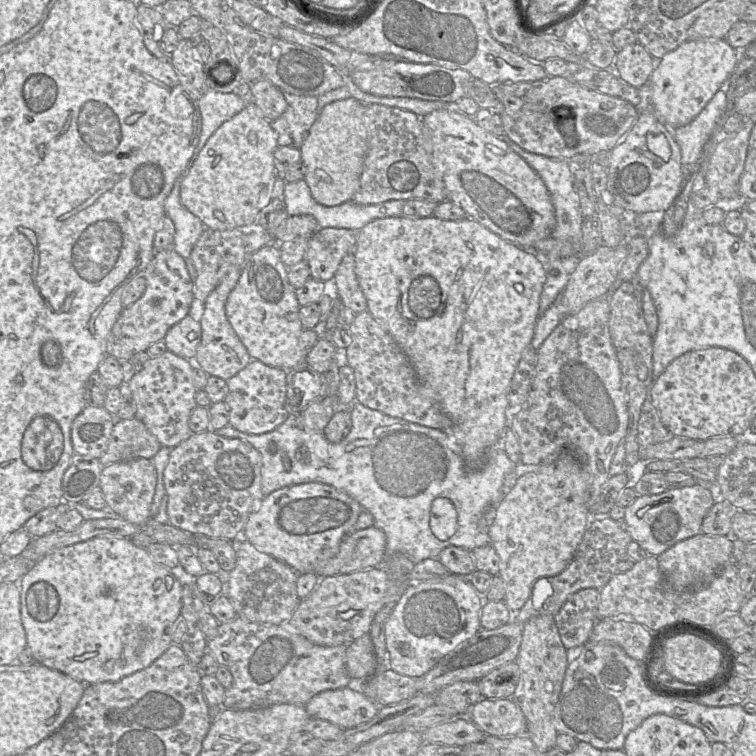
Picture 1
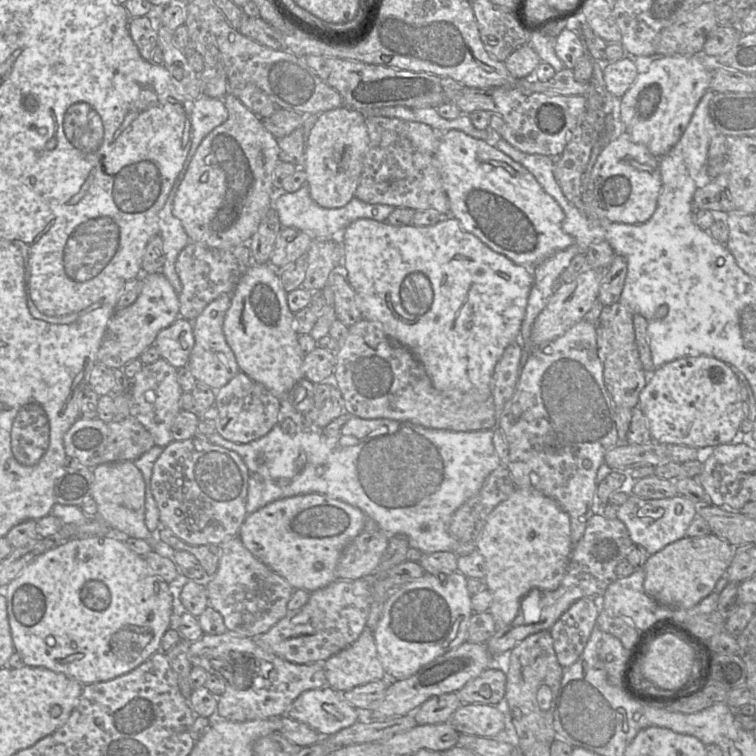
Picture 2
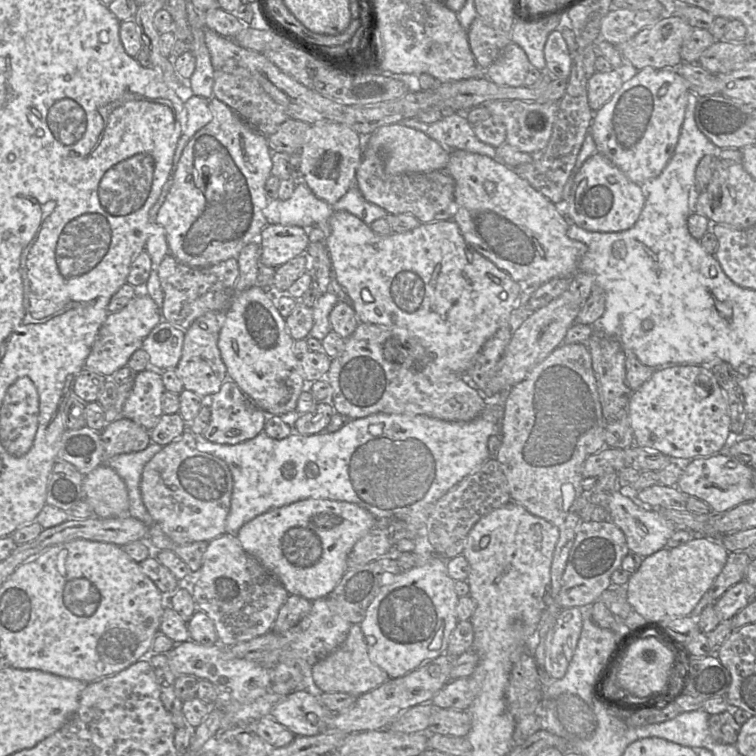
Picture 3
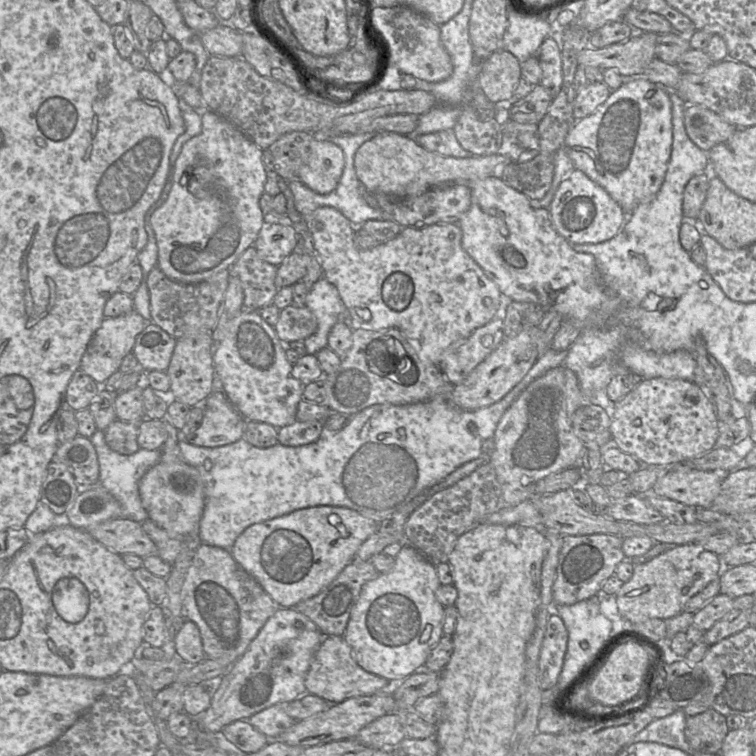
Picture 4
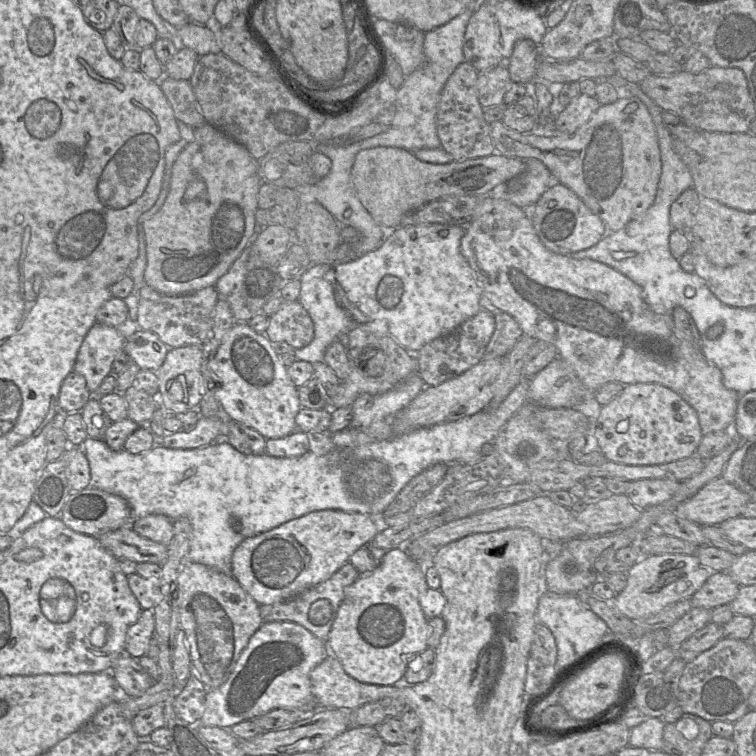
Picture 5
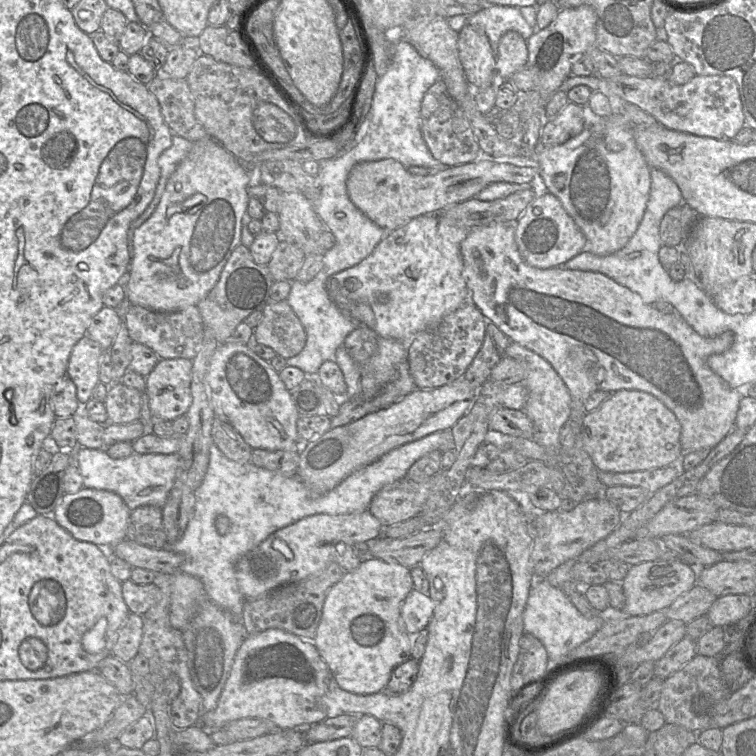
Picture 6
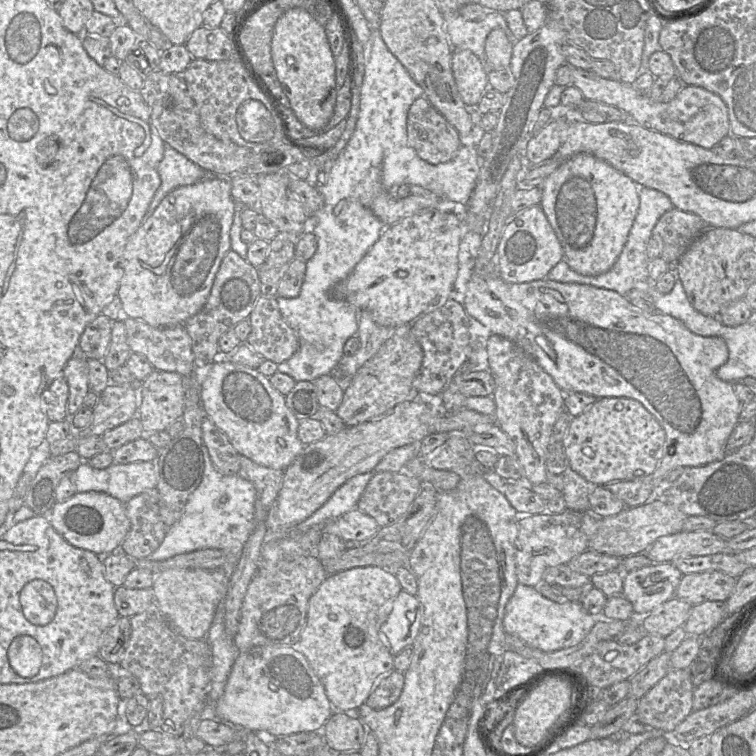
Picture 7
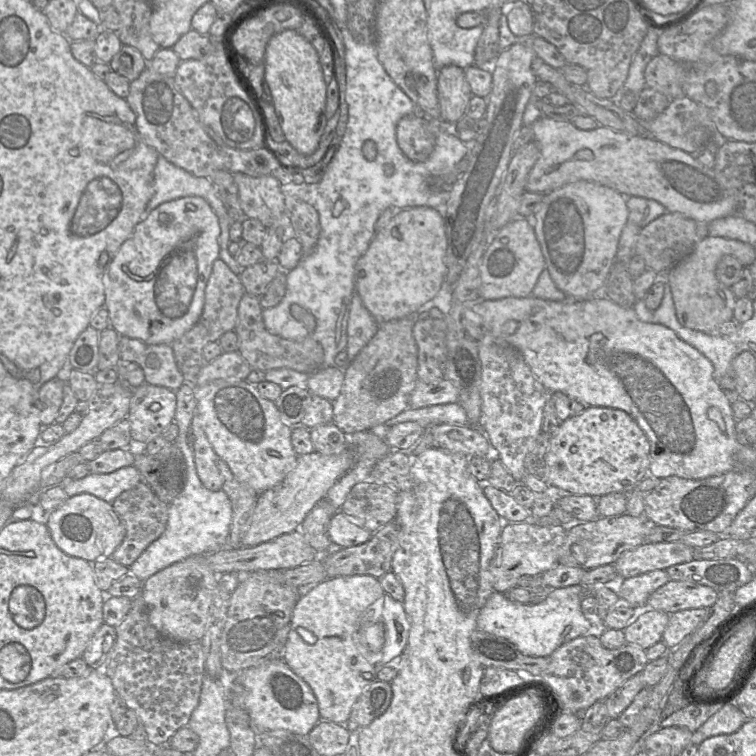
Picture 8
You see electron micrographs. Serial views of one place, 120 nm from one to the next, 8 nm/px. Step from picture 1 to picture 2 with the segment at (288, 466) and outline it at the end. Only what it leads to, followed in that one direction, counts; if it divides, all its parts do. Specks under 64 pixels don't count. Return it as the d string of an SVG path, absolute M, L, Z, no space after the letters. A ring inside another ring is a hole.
M351 415L343 424L339 433L333 437L325 436L320 429L299 430L299 432L296 432L294 435L288 435L283 432L279 424L275 424L264 436L243 444L228 441L217 431L214 431L207 437L211 443L221 445L232 450L243 459L249 472L246 501L246 511L248 514L251 514L276 500L302 494L319 493L360 508L366 516L371 517L378 524L380 530L385 532L389 537L397 534L403 534L407 536L410 548L419 549L424 554L431 554L440 551L453 550L453 540L449 534L452 515L462 504L478 493L488 475L501 464L493 443L493 435L493 429L457 432L427 428L408 421L385 418L365 419Z

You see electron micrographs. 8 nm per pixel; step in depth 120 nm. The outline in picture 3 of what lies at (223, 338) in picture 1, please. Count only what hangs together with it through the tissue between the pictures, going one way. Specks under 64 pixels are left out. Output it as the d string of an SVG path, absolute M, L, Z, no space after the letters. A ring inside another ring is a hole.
M208 312L192 323L185 331L182 355L175 368L175 373L182 381L184 389L204 399L217 393L228 379L228 372L218 348L222 315L223 313Z

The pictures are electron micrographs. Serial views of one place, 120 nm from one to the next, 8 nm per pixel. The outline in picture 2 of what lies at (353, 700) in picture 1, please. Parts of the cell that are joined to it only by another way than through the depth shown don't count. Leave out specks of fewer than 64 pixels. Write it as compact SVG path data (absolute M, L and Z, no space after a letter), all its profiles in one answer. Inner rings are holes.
M322 687L303 691L282 716L305 723L325 737L353 725L360 712L345 700L343 692Z

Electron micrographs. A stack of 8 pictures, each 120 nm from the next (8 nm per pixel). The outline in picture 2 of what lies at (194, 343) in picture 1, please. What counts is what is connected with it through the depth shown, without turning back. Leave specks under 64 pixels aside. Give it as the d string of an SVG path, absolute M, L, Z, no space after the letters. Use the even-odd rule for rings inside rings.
M178 317L171 325L160 330L156 335L154 346L160 358L175 368L187 365L194 345L192 321Z

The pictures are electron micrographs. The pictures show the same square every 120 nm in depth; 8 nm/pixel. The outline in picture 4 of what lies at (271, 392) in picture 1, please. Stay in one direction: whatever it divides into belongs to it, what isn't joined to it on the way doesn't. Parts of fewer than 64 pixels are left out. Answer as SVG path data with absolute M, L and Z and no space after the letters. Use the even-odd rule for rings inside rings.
M216 388L204 401L204 418L200 427L189 431L185 427L179 431L179 441L199 447L220 447L242 439L247 420L231 404L224 392Z

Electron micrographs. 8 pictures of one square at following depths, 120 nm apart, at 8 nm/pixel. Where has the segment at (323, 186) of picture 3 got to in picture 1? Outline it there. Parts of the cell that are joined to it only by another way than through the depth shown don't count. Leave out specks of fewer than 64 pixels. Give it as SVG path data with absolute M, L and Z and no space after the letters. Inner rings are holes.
M349 97L346 99L335 100L326 104L319 111L318 116L314 121L314 123L312 124L306 139L304 140L302 146L299 148L301 152L301 162L306 167L306 174L304 179L310 189L311 196L319 204L322 204L324 206L336 206L344 202L350 202L356 190L358 189L360 176L363 170L364 159L368 150L368 132L367 132L365 120L364 120L364 112L365 112L366 104L373 104L373 103L362 103L359 100L355 99L354 97Z

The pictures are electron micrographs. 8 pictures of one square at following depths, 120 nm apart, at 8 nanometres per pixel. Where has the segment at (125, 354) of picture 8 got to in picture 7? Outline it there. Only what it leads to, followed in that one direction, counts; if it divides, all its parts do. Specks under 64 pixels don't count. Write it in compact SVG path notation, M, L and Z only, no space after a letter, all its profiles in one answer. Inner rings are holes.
M120 319L123 319L127 344L129 345L131 352L146 356L154 370L176 372L185 379L192 373L194 354L191 338L188 335L184 324L156 328L139 319Z

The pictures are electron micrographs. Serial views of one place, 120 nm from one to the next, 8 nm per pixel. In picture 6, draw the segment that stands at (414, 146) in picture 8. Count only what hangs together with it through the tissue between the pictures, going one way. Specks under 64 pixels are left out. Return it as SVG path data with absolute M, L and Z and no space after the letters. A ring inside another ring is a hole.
M438 79L424 94L421 103L421 132L432 156L443 165L470 163L479 159L482 151L469 121L449 95L442 79Z

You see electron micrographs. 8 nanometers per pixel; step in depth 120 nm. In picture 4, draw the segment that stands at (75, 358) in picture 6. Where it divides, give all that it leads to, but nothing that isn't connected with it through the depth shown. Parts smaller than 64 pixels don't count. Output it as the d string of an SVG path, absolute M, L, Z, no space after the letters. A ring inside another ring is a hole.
M136 310L114 318L104 318L93 335L80 364L80 369L102 385L114 372L119 371L123 358L132 352L136 337L148 322Z

